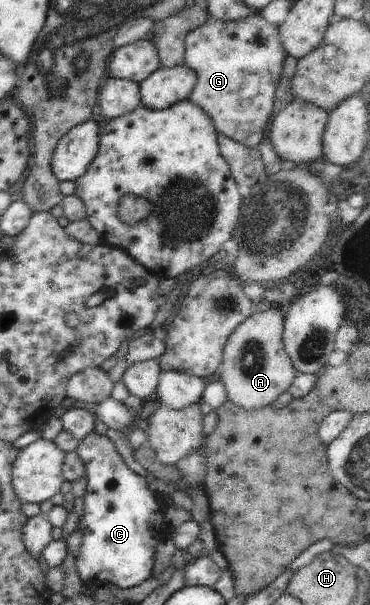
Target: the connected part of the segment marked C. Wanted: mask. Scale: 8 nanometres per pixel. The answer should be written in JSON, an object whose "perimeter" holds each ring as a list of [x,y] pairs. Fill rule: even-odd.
{"perimeter":[[[92,431],[76,452],[84,461],[87,477],[84,516],[77,527],[83,529],[83,544],[75,561],[78,574],[84,585],[96,580],[118,589],[134,588],[150,578],[156,546],[173,534],[173,528],[166,523],[146,478],[124,463],[109,437]]]}

